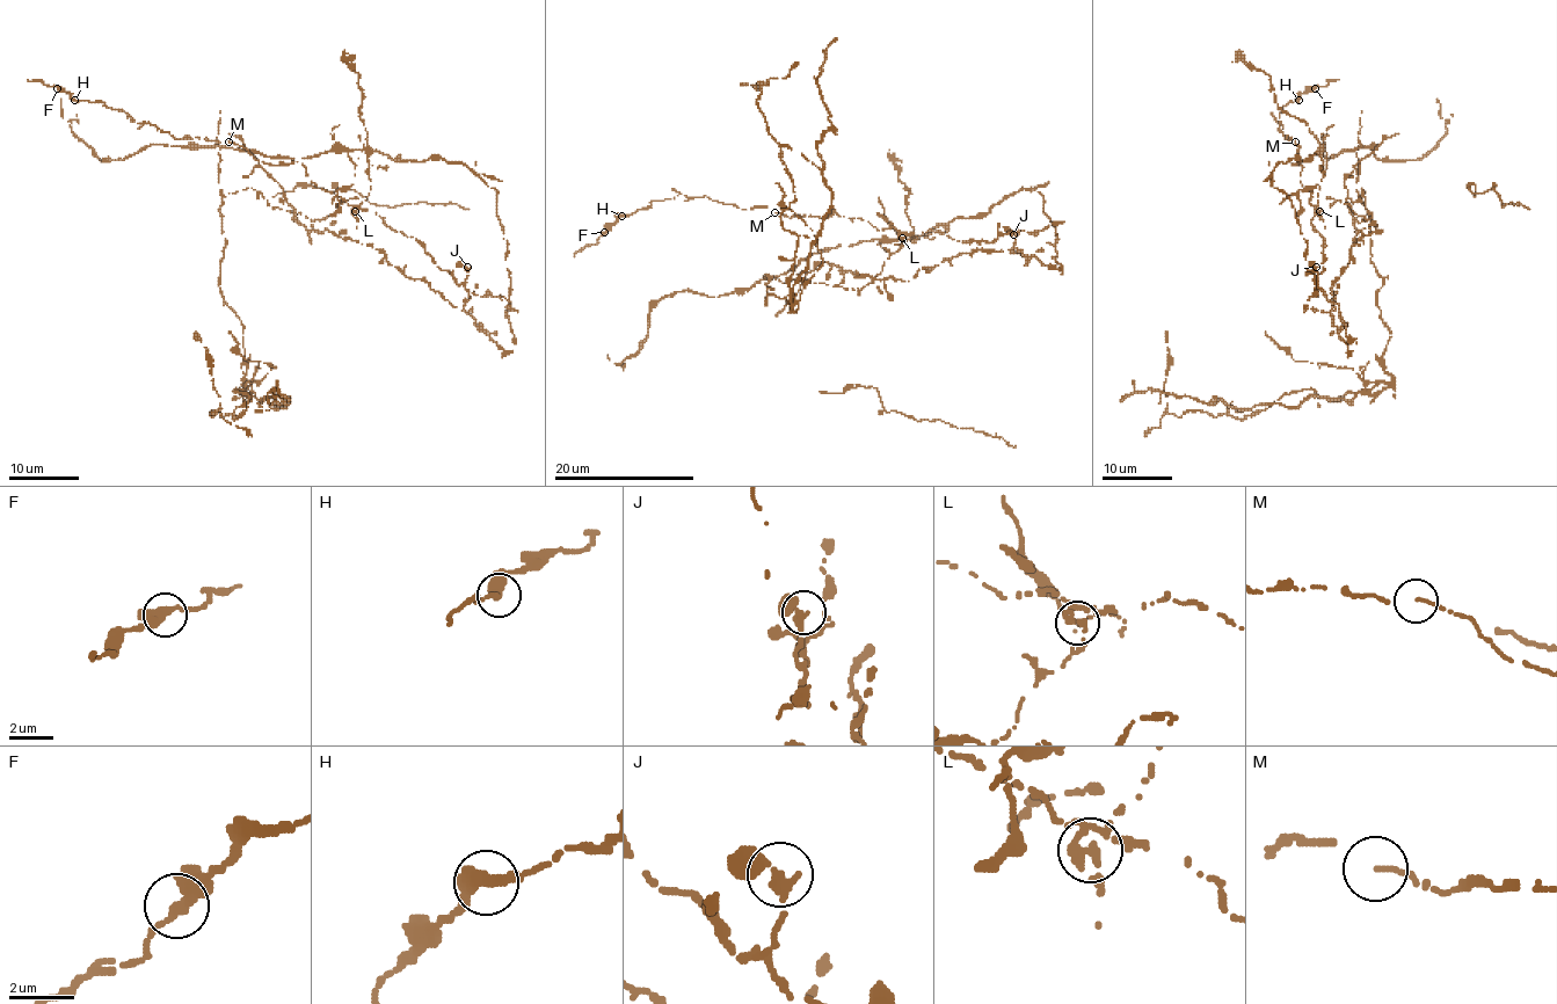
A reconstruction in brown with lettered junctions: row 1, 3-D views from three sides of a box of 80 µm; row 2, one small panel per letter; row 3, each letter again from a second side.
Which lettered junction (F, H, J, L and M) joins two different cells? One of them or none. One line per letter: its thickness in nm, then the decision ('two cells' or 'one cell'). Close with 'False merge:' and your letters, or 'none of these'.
F: 320 nm thick; one cell
H: 360 nm thick; one cell
J: 320 nm thick; one cell
L: 340 nm thick; two cells
M: 100 nm thick; one cell
False merge: L

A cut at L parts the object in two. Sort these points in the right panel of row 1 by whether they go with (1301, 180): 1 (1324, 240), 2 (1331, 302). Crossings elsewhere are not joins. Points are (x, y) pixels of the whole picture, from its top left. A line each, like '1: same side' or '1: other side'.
1: same side
2: other side

